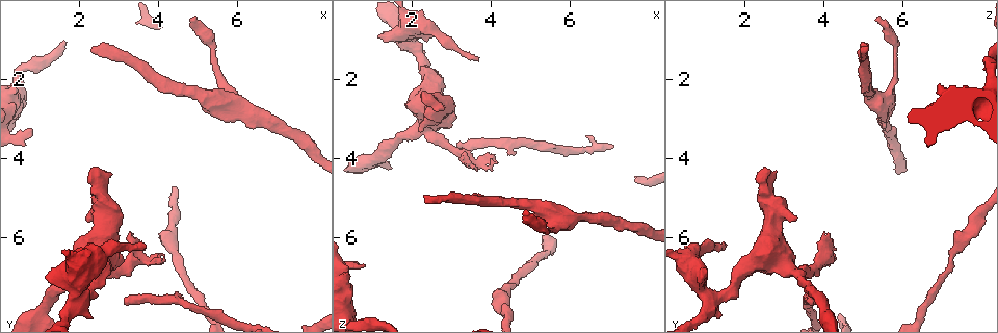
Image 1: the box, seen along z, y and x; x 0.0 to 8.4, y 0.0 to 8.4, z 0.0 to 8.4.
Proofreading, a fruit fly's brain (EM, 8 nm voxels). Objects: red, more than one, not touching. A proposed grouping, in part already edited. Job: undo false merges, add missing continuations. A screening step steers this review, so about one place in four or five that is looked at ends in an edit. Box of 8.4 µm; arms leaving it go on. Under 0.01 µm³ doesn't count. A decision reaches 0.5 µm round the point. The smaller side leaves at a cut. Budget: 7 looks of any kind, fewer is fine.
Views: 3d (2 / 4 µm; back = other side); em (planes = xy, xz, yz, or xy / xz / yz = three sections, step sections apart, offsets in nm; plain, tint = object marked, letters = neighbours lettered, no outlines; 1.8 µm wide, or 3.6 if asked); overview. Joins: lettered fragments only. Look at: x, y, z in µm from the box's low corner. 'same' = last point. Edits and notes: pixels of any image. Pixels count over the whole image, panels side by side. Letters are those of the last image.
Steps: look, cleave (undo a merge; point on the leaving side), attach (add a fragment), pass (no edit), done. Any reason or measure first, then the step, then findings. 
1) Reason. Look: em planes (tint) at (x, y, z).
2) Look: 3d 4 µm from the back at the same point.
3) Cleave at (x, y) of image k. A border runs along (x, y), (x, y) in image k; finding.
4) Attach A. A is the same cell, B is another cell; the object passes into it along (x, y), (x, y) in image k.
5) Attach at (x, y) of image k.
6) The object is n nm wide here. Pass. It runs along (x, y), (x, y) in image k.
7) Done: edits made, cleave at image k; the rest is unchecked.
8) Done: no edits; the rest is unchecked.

Branch stops here. Look: 3d 4 µm at (0.75, 3.30, 6.70).

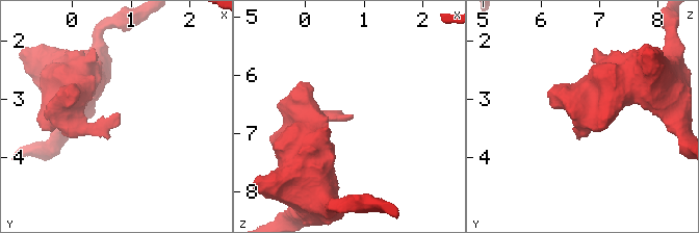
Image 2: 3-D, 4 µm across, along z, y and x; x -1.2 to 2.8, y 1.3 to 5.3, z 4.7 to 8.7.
Need the tissue. Look: em xy step 4 (tint) at (0.75, 3.25, 6.70).

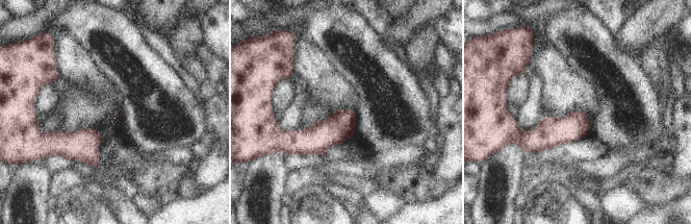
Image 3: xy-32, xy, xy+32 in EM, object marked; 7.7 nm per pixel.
Look: em planes (letters) at the same point.

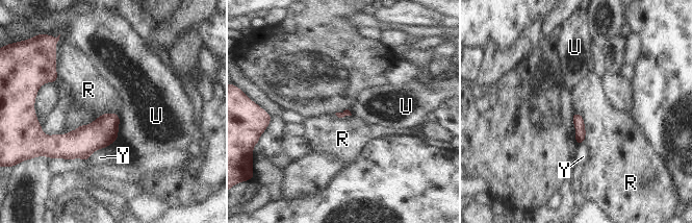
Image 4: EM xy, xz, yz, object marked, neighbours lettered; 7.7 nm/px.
Pass. R, U and Y are other cells; a border runs along (575, 112), (583, 118), (584, 142) in image 4; none of them fits.

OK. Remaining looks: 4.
Abrupt turn. Look: 3d 4 µm at (2.45, 4.55, 2.45).

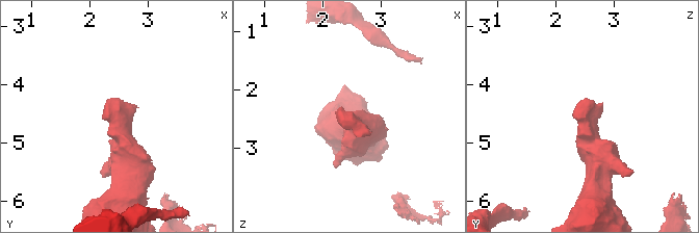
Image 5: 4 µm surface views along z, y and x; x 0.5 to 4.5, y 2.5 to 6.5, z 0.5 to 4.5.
Now the EM. Look: em planes (plain) at (2.45, 4.50, 2.50).

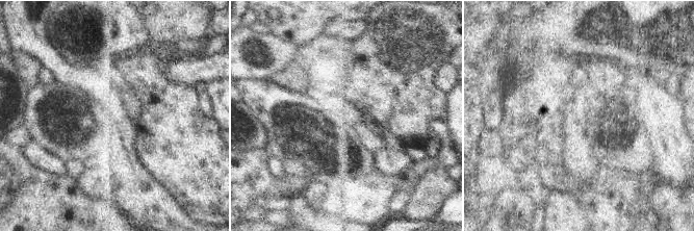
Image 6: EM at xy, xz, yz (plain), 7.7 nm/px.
Look: em planes (letters) at the same point.

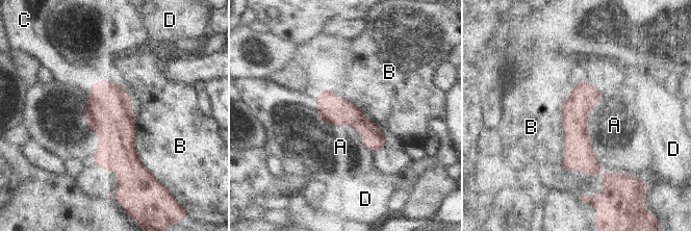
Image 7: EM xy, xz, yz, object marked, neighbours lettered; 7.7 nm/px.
The object is 220 nm wide here. Attach C. C is the same cell, A, B and D are other cells; the object passes into it along (108, 111), (95, 83), (82, 77) in image 7; the neuron continues.

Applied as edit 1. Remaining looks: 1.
Done: edits made, attach at image 7; the rest is unchecked.

